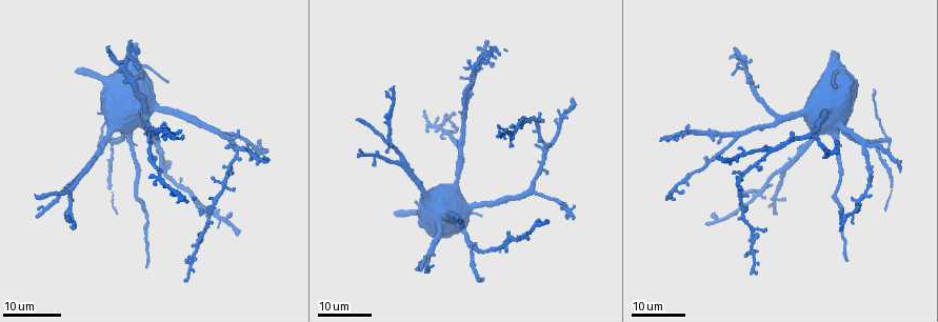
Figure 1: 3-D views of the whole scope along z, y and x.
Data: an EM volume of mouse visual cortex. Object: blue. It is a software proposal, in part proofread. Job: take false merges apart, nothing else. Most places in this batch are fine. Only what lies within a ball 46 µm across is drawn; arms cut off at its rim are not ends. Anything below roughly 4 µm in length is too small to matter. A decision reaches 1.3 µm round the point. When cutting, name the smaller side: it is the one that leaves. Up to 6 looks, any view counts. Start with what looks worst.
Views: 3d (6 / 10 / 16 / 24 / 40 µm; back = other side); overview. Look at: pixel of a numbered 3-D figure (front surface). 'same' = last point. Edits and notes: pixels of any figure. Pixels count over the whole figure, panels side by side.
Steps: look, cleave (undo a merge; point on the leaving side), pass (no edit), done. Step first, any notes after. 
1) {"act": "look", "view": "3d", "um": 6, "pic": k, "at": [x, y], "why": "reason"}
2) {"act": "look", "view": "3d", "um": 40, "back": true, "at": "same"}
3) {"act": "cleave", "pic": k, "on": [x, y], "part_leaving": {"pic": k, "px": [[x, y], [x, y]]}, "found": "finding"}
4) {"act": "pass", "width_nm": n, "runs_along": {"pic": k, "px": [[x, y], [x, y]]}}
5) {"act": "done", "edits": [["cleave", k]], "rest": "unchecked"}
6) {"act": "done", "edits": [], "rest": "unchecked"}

{"act": "look", "view": "3d", "um": 16, "pic": 1, "at": [779, 173]}

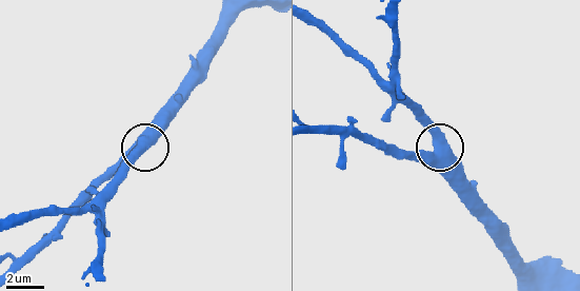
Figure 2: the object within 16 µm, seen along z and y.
{"act": "look", "view": "3d", "um": 6, "pic": 2, "at": [438, 143], "why": "zoom in"}

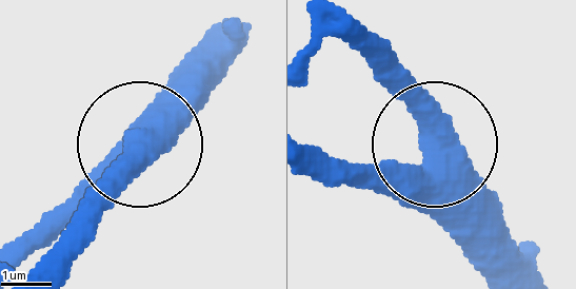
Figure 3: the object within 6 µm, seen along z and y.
{"act": "pass", "width_nm": 510, "found": "continuous, no second cell"}

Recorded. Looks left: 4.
{"act": "look", "view": "3d", "um": 16, "pic": 1, "at": [743, 68], "why": "arms part here"}

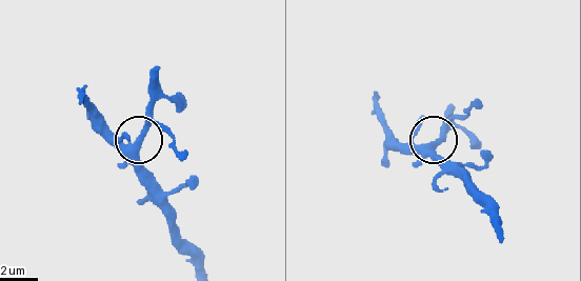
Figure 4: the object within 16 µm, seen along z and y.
{"act": "look", "view": "3d", "um": 6, "pic": 4, "at": [135, 145]}

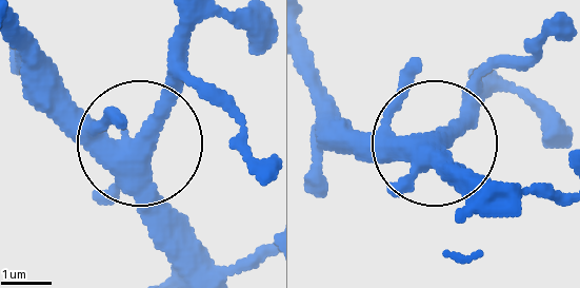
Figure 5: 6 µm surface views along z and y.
{"act": "pass", "width_nm": 370, "runs_along": {"pic": 5, "px": [[504, 212], [433, 141], [475, 91]]}, "found": "one cell here"}

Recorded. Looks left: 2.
{"act": "look", "view": "3d", "um": 24, "pic": 1, "at": [236, 151], "why": "three arms meet"}

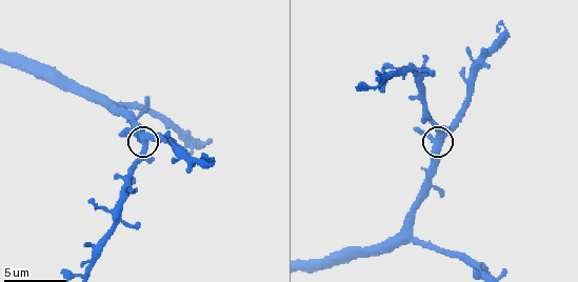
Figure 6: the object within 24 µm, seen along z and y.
{"act": "look", "view": "3d", "um": 10, "pic": 6, "at": [441, 138], "why": "closer look"}

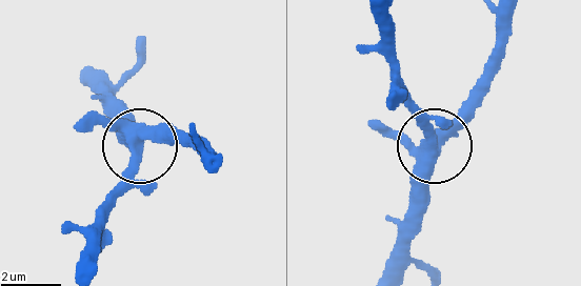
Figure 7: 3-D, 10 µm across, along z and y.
{"act": "pass", "arms": 3, "runs_along": {"pic": 7, "px": [[383, 273], [421, 160], [484, 95]]}, "found": "continuous, no second cell"}

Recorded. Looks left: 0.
{"act": "done", "edits": [], "rest": "unchecked"}

